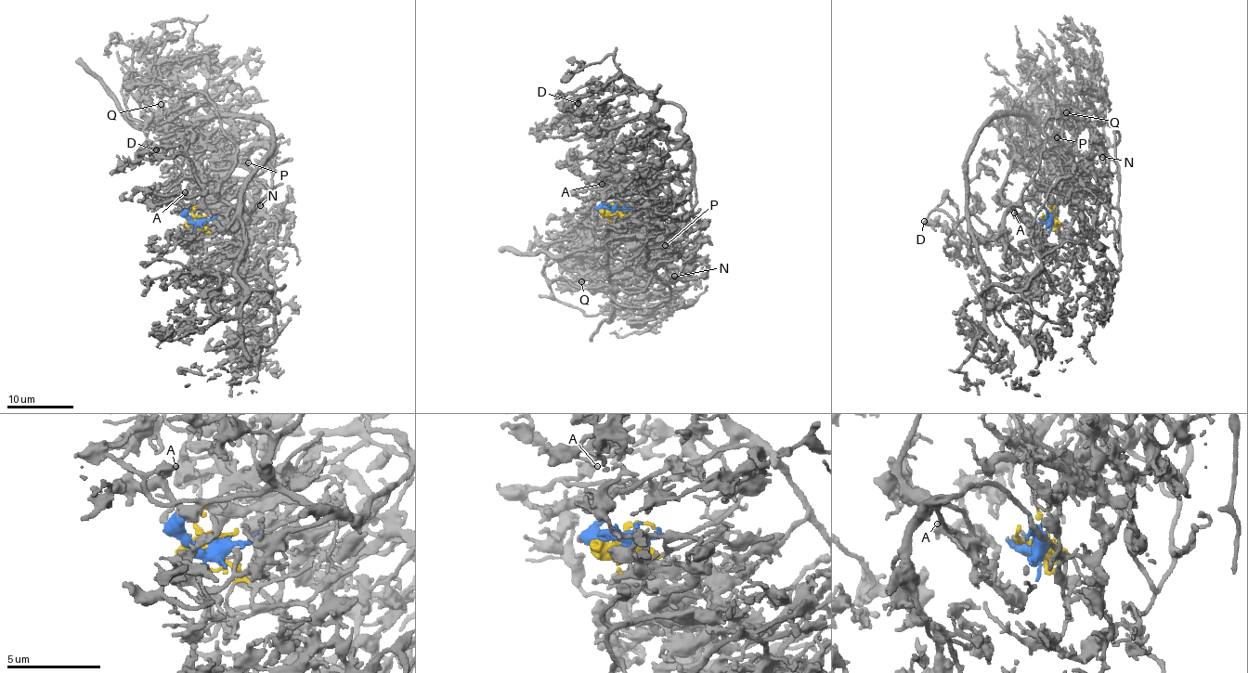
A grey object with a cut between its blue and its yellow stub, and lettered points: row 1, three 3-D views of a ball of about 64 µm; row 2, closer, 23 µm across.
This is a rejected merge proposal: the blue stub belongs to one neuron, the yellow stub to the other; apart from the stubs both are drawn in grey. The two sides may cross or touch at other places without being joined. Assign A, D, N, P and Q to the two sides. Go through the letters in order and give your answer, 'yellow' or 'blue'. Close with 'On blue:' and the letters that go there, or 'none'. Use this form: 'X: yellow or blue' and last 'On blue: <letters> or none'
A: blue
D: blue
N: yellow
P: yellow
Q: yellow
On blue: A, D

